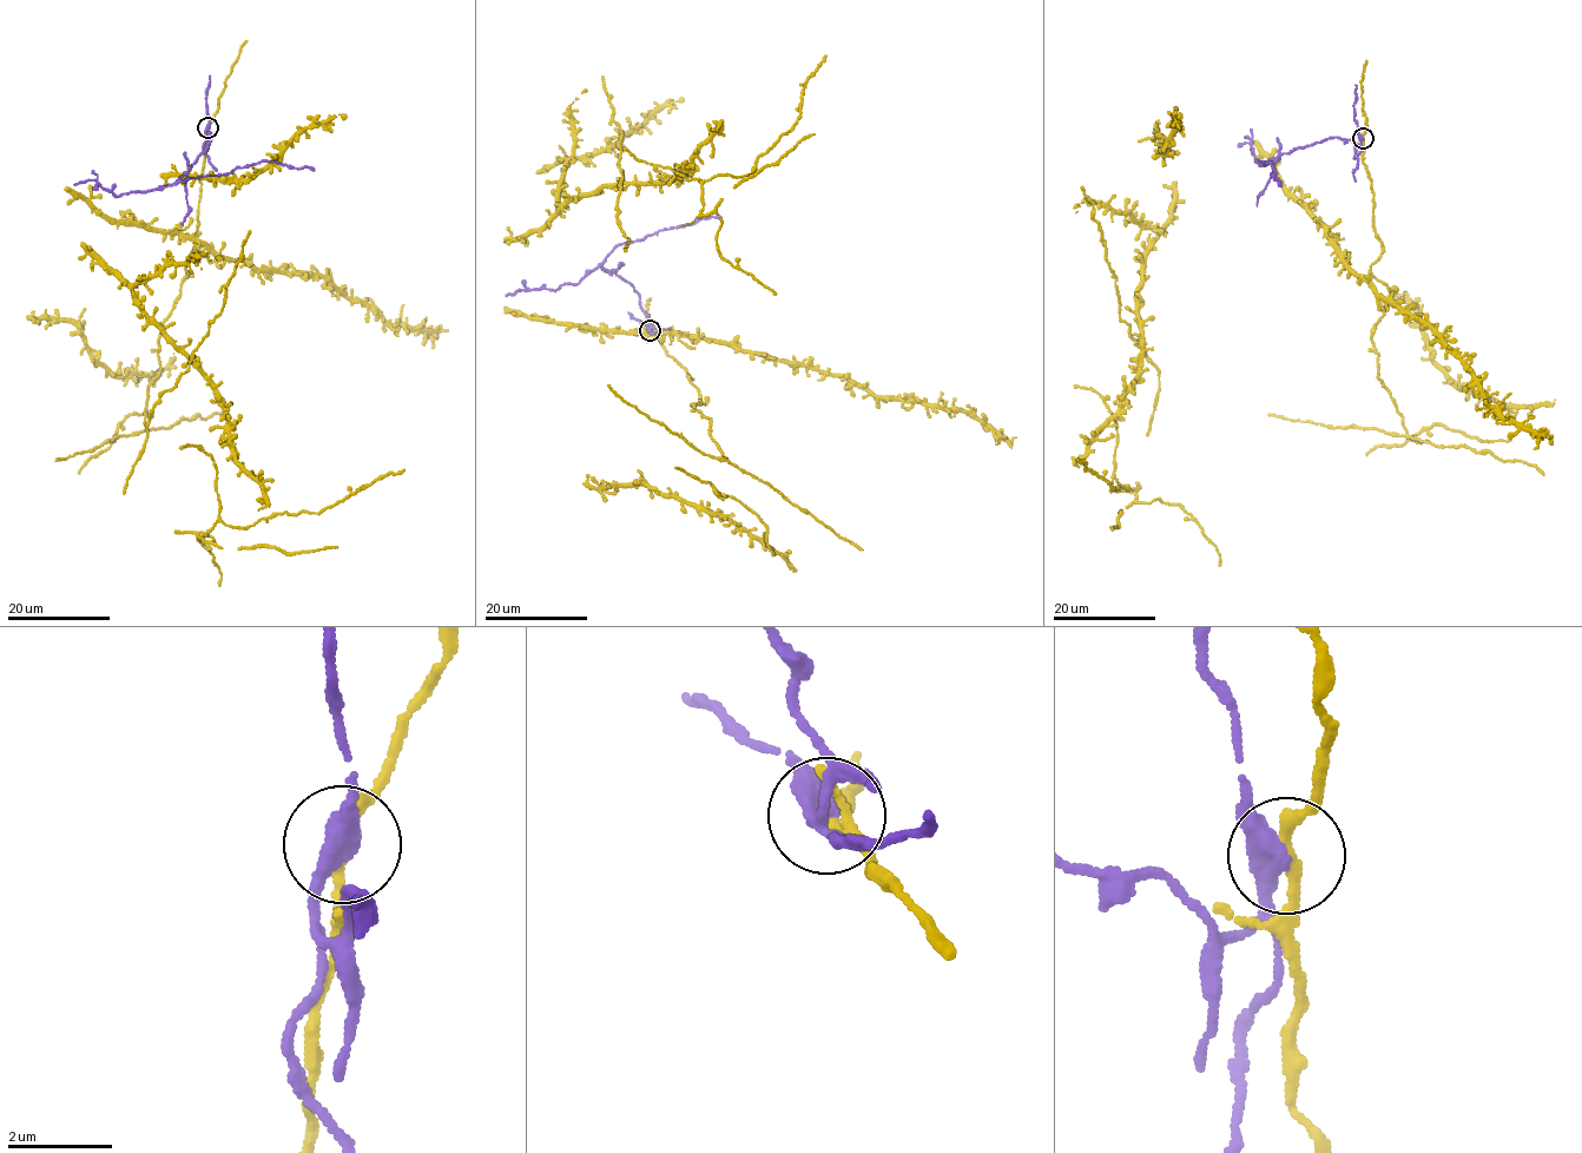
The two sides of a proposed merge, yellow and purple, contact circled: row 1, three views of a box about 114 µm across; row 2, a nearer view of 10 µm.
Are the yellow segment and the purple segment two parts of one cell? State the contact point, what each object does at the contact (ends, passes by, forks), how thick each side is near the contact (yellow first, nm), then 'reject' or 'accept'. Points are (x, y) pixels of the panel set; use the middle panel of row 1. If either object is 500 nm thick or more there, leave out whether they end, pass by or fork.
place (650, 330); yellow passes by; purple passes by; calibres 200 and 400 nm; reject

